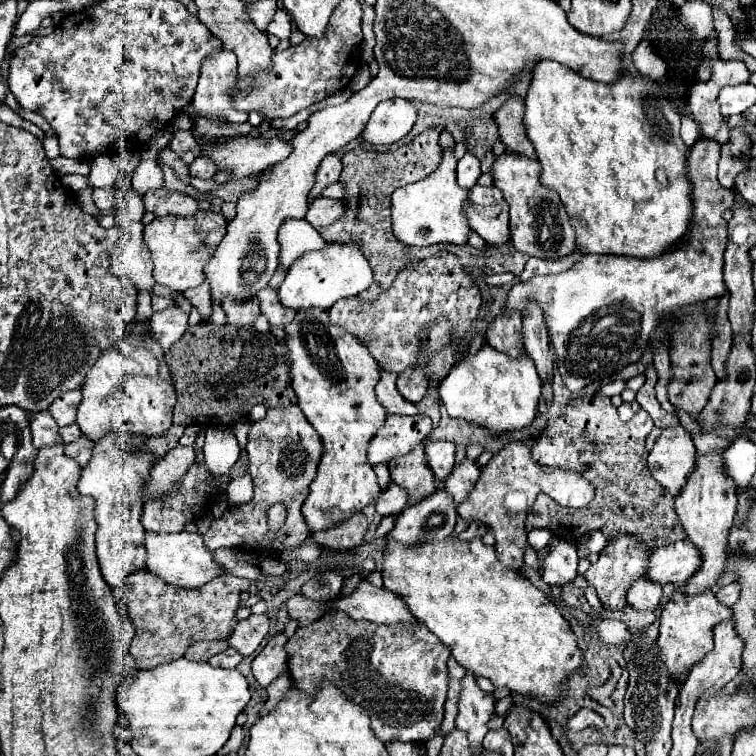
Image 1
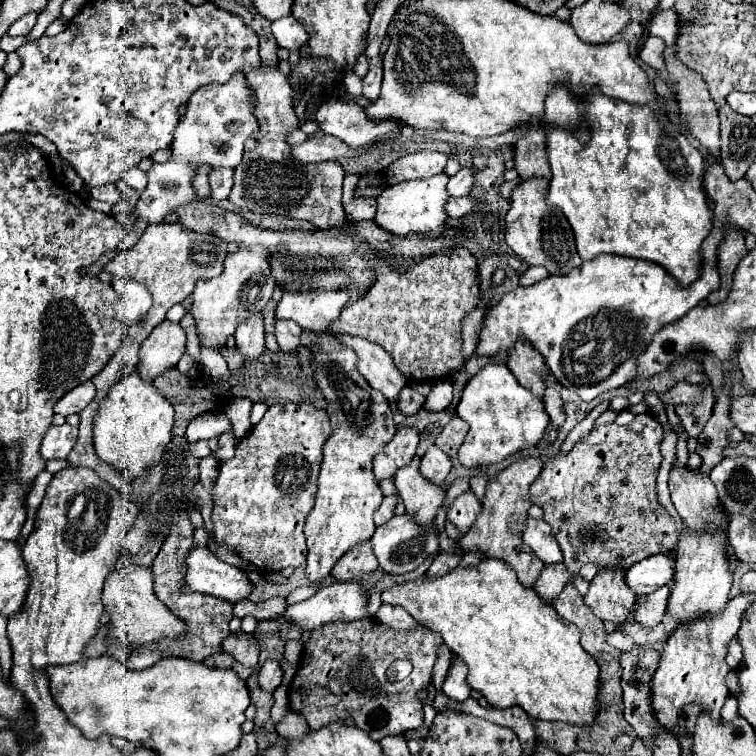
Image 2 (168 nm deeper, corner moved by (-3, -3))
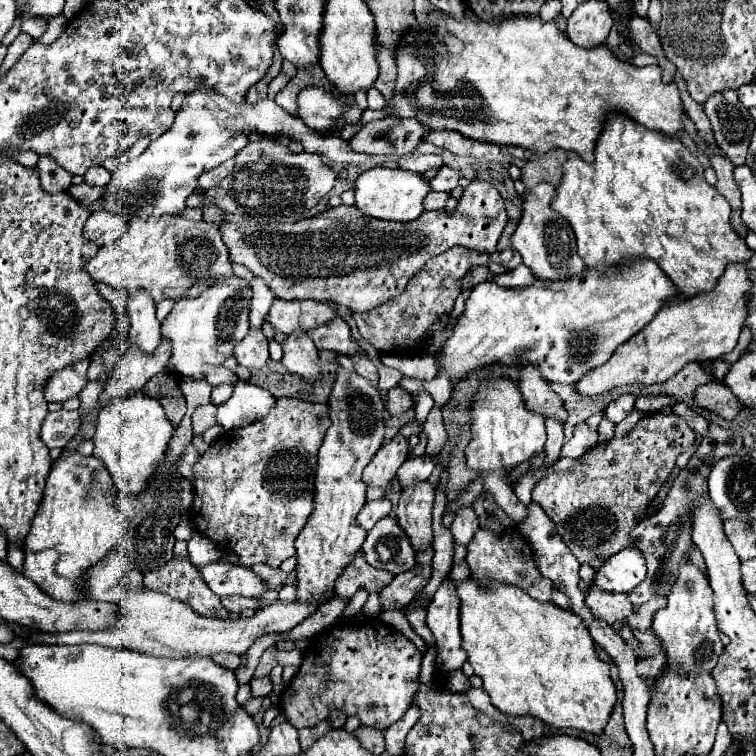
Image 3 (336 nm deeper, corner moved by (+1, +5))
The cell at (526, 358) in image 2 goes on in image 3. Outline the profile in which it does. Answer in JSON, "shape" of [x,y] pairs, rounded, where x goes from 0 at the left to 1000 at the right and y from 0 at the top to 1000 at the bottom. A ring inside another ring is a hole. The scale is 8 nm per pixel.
{"shape":[[[687,484],[687,513],[700,542],[716,550],[734,550],[739,558],[750,556],[742,526],[729,516],[726,505],[716,500],[716,489],[710,489],[710,484]]]}

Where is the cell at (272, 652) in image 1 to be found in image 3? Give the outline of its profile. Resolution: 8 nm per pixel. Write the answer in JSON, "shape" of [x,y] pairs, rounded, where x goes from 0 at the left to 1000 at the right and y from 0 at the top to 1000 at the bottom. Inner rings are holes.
{"shape":[[[345,894],[345,897],[332,899],[335,921],[353,921],[358,913],[361,913],[361,902],[358,902],[356,894]]]}

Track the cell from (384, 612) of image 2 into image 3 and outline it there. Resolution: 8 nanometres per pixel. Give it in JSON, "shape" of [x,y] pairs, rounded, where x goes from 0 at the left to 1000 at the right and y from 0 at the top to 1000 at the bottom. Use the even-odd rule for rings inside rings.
{"shape":[[[586,767],[565,804],[565,828],[578,847],[578,878],[583,886],[607,886],[618,876],[607,839],[607,791],[597,767]]]}

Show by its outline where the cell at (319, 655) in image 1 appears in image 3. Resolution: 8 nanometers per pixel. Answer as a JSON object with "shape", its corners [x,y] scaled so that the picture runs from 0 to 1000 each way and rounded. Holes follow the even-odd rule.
{"shape":[[[480,817],[472,823],[454,823],[443,831],[435,831],[409,847],[409,854],[401,862],[401,878],[385,899],[385,905],[372,918],[372,937],[377,950],[393,963],[414,963],[427,955],[438,939],[454,939],[459,947],[472,947],[480,960],[493,960],[499,966],[512,966],[520,955],[533,950],[538,937],[546,929],[549,915],[554,913],[554,886],[557,886],[557,862],[552,854],[536,844],[530,836],[517,831],[501,817]]]}

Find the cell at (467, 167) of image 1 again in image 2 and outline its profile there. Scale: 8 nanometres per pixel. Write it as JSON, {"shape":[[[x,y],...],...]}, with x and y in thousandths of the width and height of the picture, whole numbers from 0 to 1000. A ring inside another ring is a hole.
{"shape":[[[610,222],[599,235],[591,241],[594,259],[618,259],[626,246],[626,228],[623,222]]]}

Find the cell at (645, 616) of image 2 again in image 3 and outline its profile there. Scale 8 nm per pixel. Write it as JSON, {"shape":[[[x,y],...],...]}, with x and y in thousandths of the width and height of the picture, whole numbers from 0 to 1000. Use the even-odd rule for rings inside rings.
{"shape":[[[864,788],[858,796],[848,799],[840,812],[829,820],[829,825],[837,831],[837,833],[856,833],[864,823],[864,815],[869,807],[880,804],[880,788]]]}

